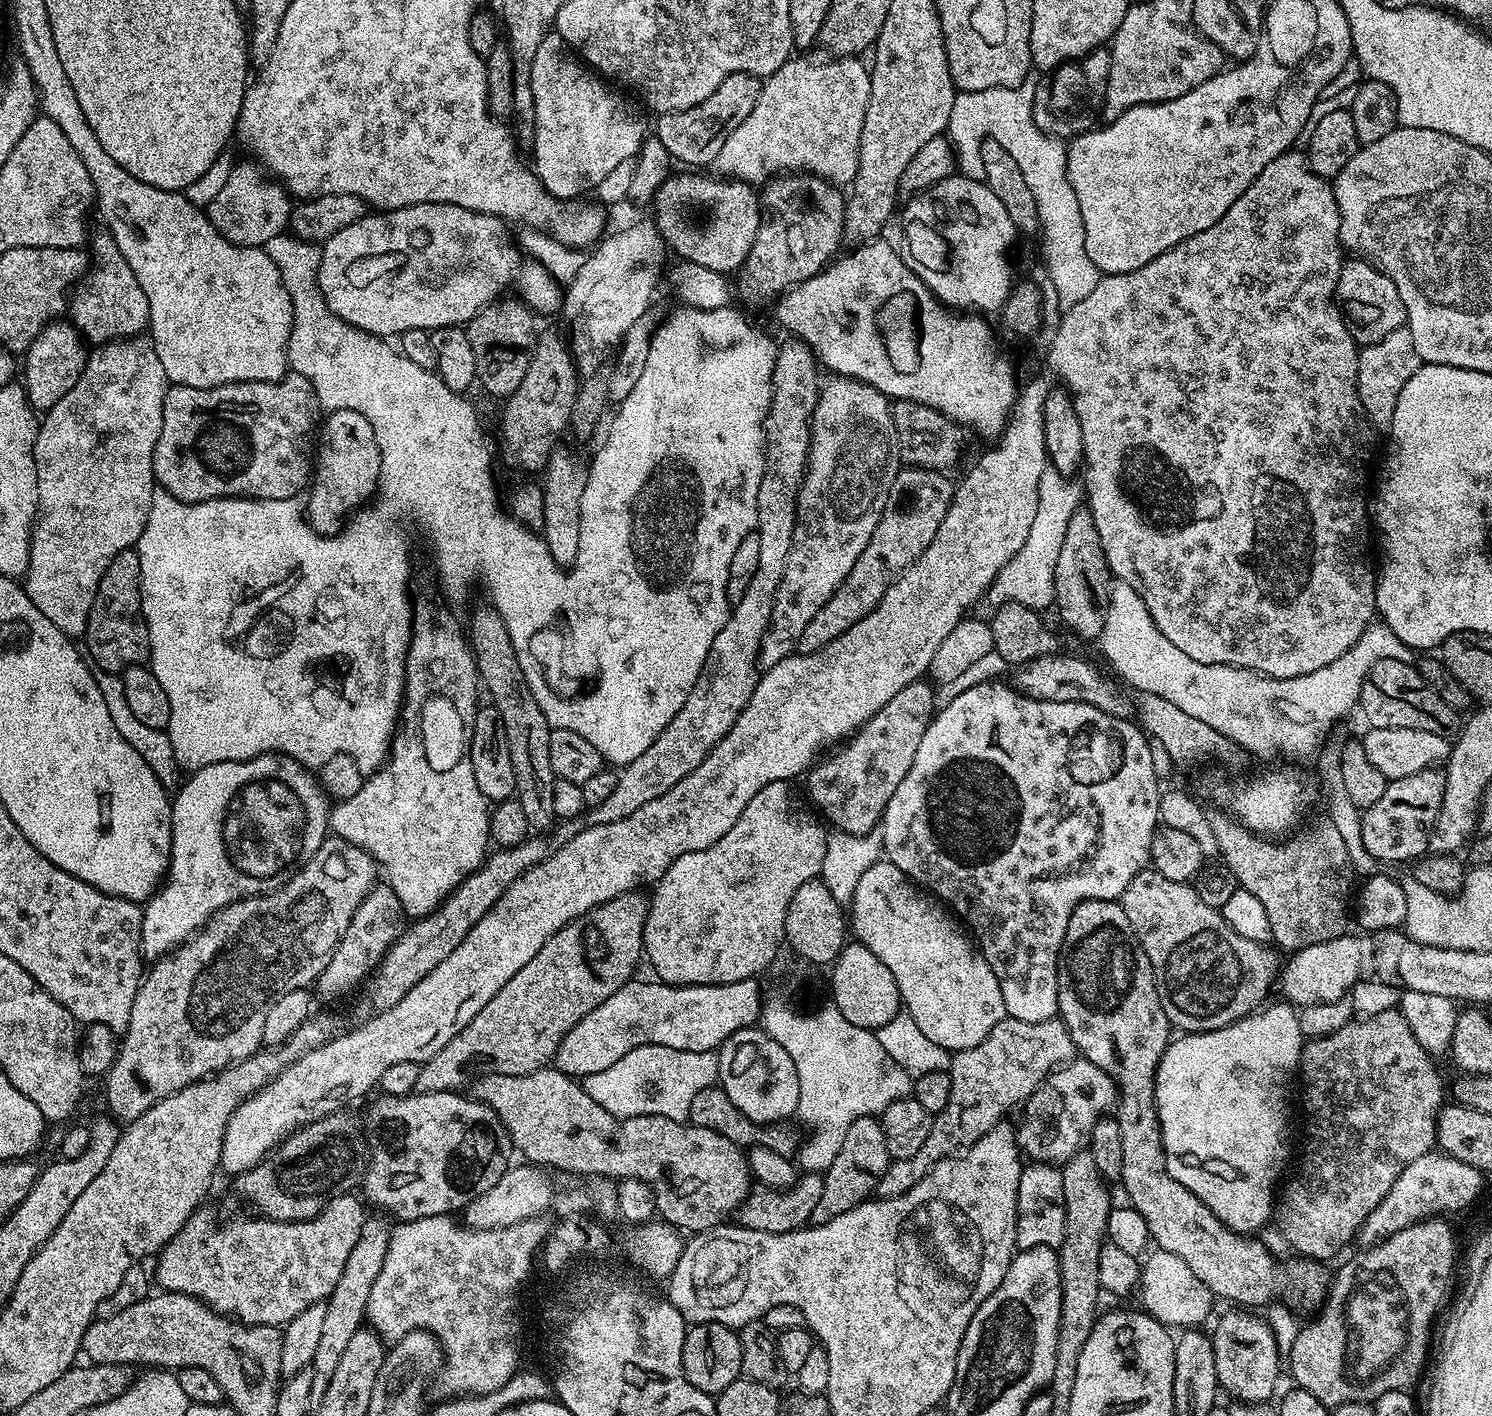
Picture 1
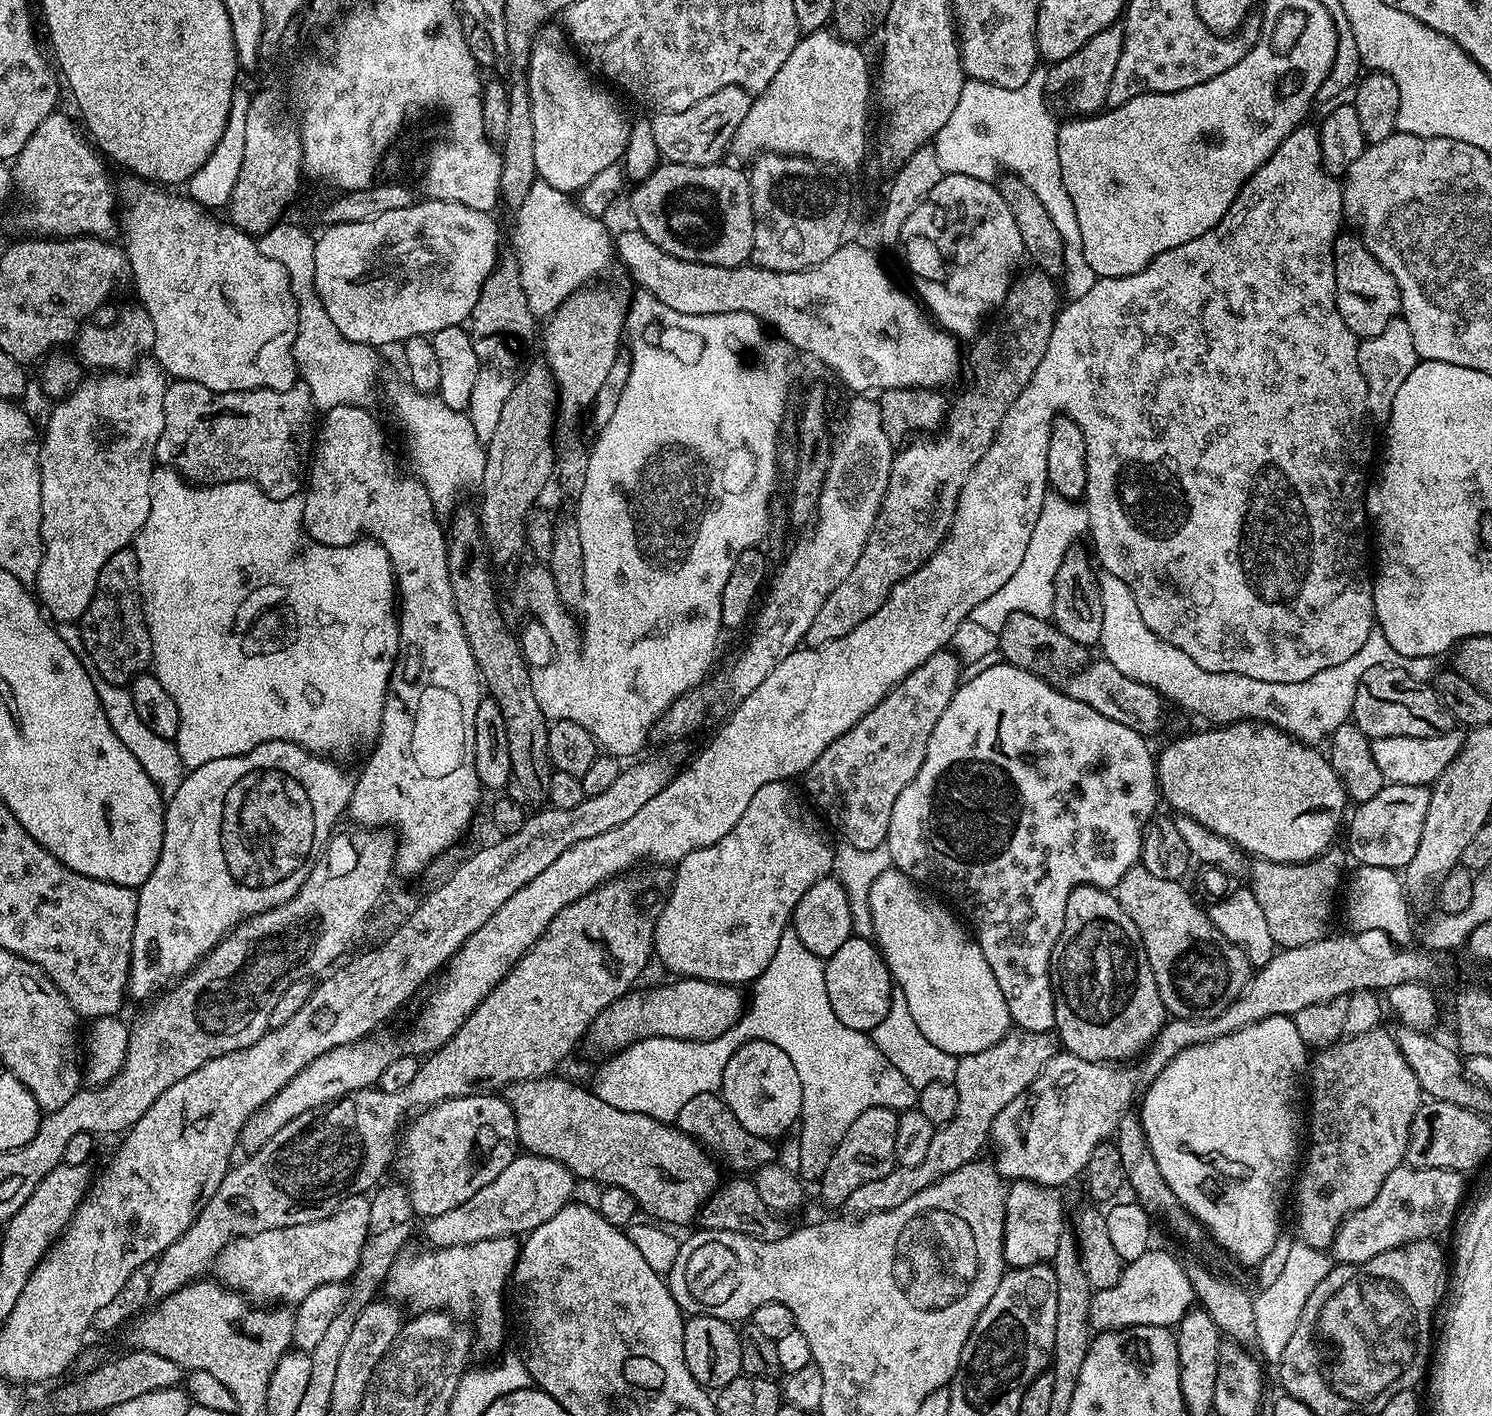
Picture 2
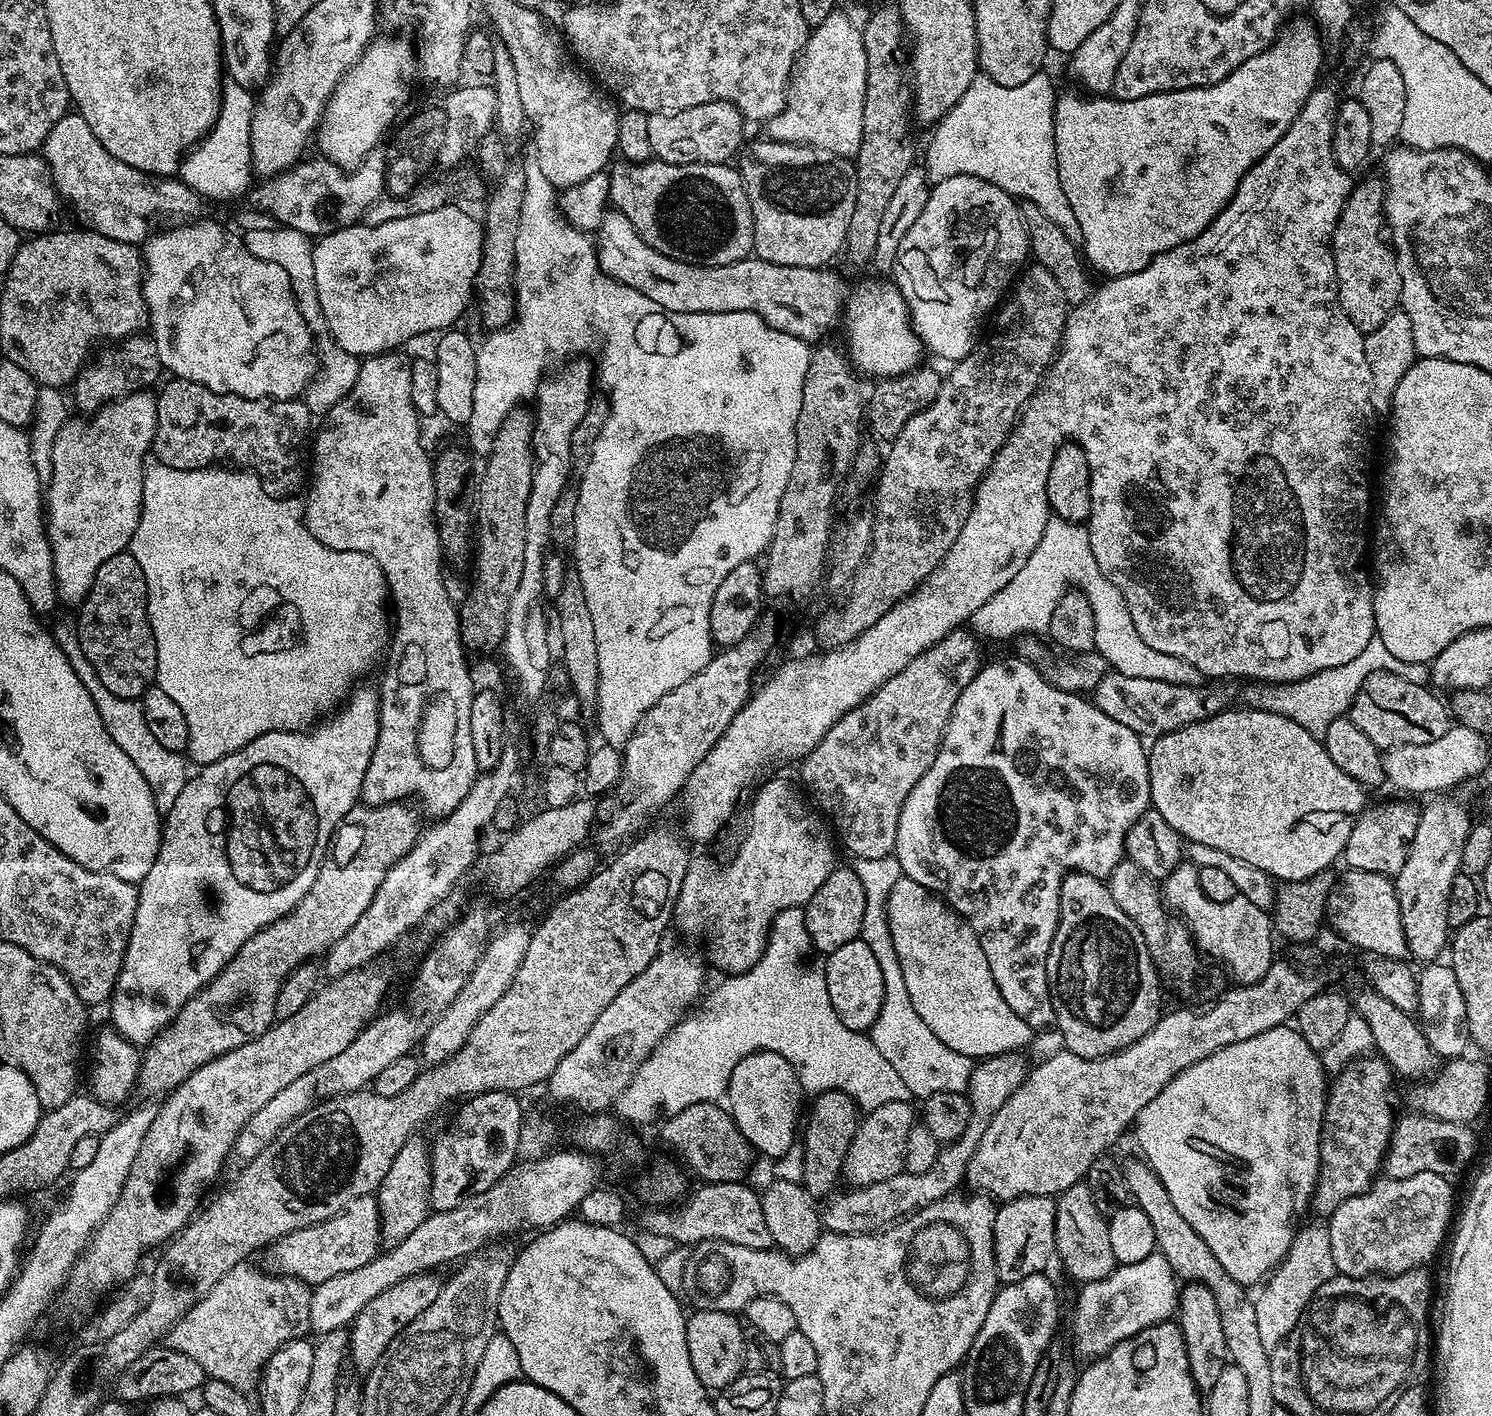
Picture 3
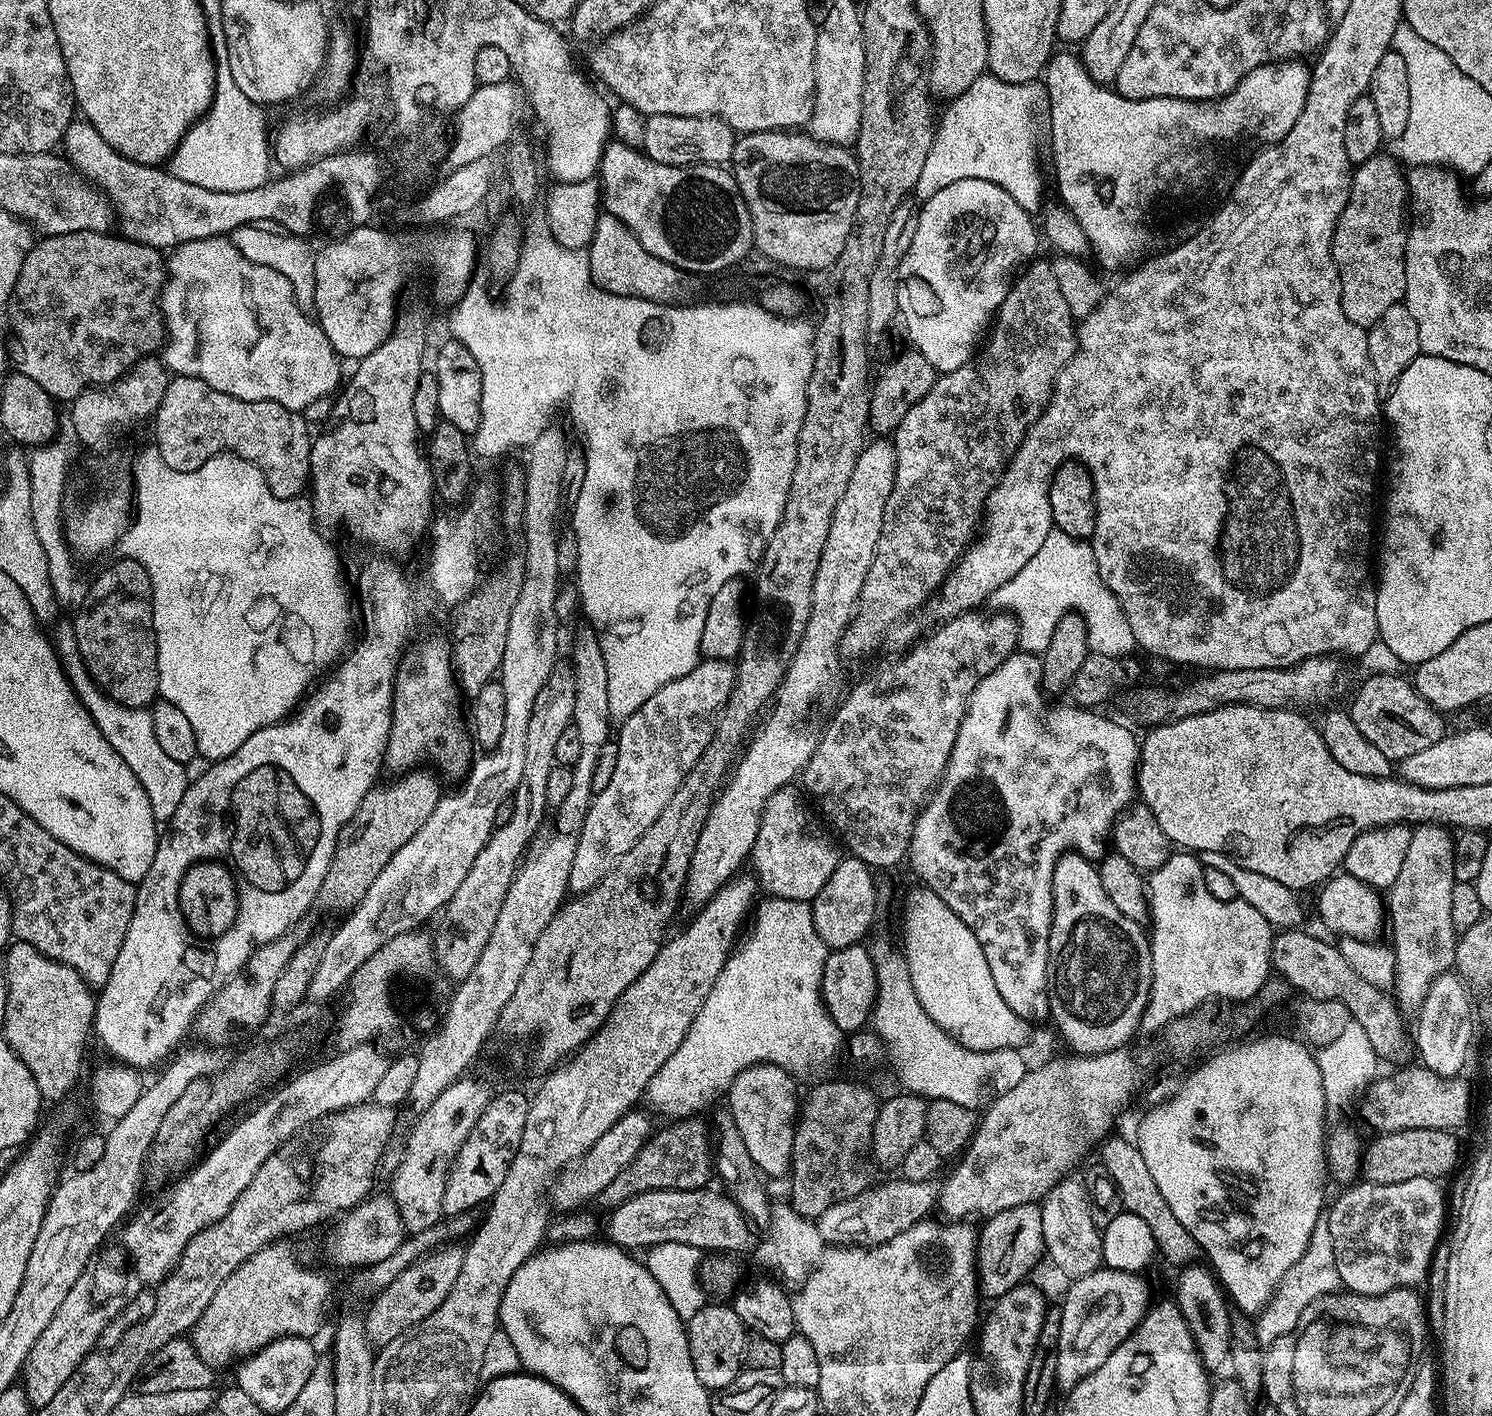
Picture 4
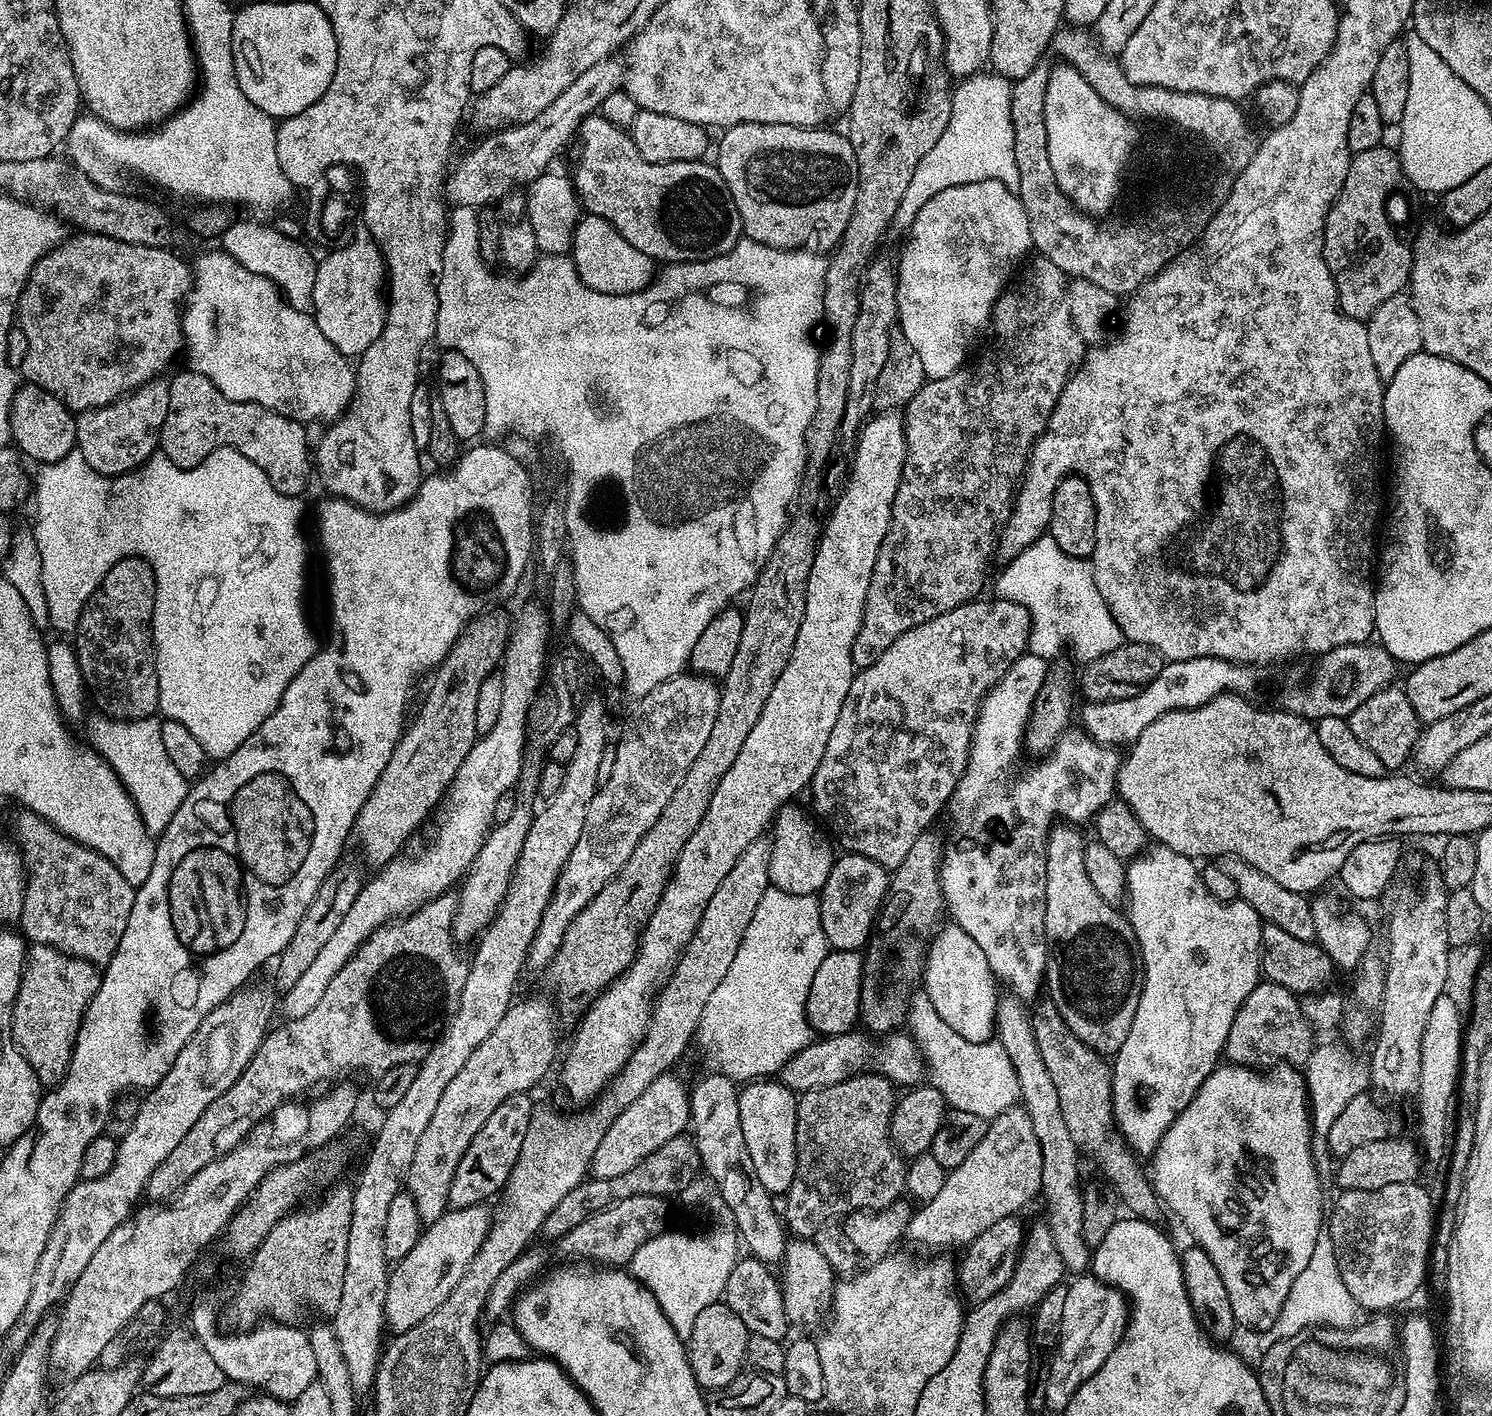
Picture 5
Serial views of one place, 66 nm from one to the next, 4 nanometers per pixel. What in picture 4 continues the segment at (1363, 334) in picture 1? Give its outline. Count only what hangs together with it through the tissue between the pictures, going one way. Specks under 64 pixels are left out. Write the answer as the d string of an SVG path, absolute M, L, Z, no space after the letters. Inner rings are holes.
M1395 155L1371 156L1366 162L1355 165L1350 186L1350 198L1346 198L1346 210L1336 223L1332 239L1332 257L1340 272L1340 289L1342 290L1342 310L1350 322L1362 329L1369 329L1390 310L1390 306L1401 303L1406 290L1406 270L1404 269L1405 225L1400 225L1400 215L1405 215L1408 183L1401 161Z

